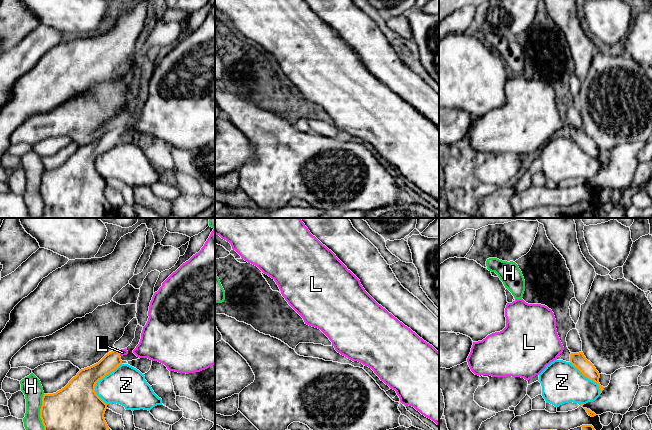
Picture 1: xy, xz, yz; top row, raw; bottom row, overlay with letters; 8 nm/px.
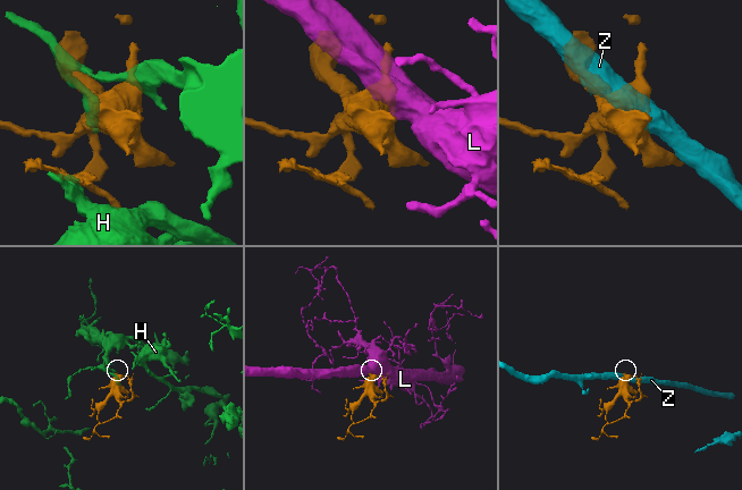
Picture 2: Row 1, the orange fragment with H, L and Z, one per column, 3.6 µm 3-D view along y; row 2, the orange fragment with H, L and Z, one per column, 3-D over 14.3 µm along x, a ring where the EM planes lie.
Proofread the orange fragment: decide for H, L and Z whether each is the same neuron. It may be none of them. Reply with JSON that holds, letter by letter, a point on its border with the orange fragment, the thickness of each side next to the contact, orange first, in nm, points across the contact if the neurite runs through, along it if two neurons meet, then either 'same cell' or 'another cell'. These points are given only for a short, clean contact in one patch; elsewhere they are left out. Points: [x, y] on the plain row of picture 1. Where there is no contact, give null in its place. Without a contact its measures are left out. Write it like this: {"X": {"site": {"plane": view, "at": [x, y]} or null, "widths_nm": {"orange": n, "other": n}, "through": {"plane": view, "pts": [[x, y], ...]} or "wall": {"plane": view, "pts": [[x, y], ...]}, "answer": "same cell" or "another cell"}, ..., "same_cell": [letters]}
{"H": {"site": {"plane": "xy", "at": [40, 193]}, "widths_nm": {"orange": 480, "other": 160}, "answer": "another cell"}, "L": {"site": {"plane": "xy", "at": [119, 129]}, "widths_nm": {"orange": 140, "other": 50}, "through": {"plane": "xy", "pts": [[112, 136], [119, 129], [122, 128]]}, "answer": "same cell"}, "Z": {"site": {"plane": "xy", "at": [98, 156]}, "widths_nm": {"orange": 340, "other": 320}, "answer": "another cell"}, "same_cell": ["L"]}

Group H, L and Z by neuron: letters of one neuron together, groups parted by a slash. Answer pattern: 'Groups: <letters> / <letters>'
Groups: H / L / Z

